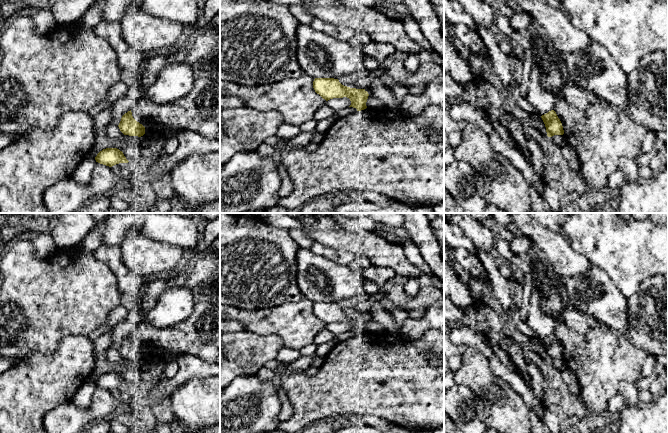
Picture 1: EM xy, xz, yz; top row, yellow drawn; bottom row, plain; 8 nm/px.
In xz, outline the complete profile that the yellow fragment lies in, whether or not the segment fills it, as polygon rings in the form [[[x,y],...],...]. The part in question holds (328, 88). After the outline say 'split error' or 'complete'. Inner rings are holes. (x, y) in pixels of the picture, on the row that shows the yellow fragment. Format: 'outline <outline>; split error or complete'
outline [[[315,78],[313,88],[326,101],[333,98],[347,97],[351,101],[349,107],[356,108],[361,111],[367,108],[366,102],[368,92],[365,89],[350,88],[342,85],[338,79],[334,78]]]; complete

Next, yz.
outline [[[554,110],[542,115],[541,118],[545,124],[548,137],[564,134],[562,123]]]; complete

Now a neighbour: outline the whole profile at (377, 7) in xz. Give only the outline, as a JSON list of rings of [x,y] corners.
[[[376,4],[375,6],[372,7],[375,11],[381,12],[384,15],[391,17],[391,18],[397,18],[398,17],[398,13],[395,11],[391,11],[389,10],[387,7],[382,6],[380,4]]]

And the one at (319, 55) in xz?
[[[299,24],[297,29],[297,58],[304,74],[315,78],[352,75],[364,62],[365,55],[350,42]]]

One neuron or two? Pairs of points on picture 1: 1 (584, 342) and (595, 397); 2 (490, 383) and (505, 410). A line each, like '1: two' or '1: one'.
1: one
2: one

